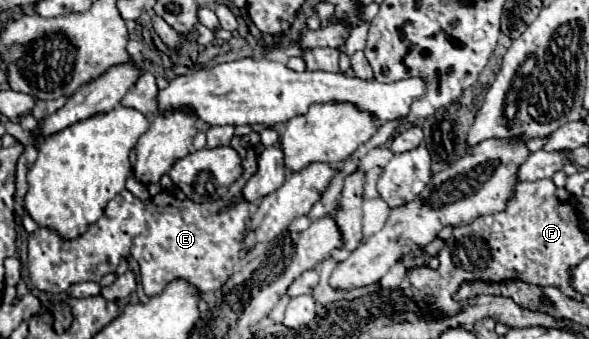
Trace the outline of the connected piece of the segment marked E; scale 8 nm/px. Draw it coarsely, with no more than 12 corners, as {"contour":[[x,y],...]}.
{"contour":[[254,174],[218,202],[122,190],[82,238],[38,228],[28,270],[42,292],[140,264],[146,296],[178,278],[218,290],[240,260]]}

